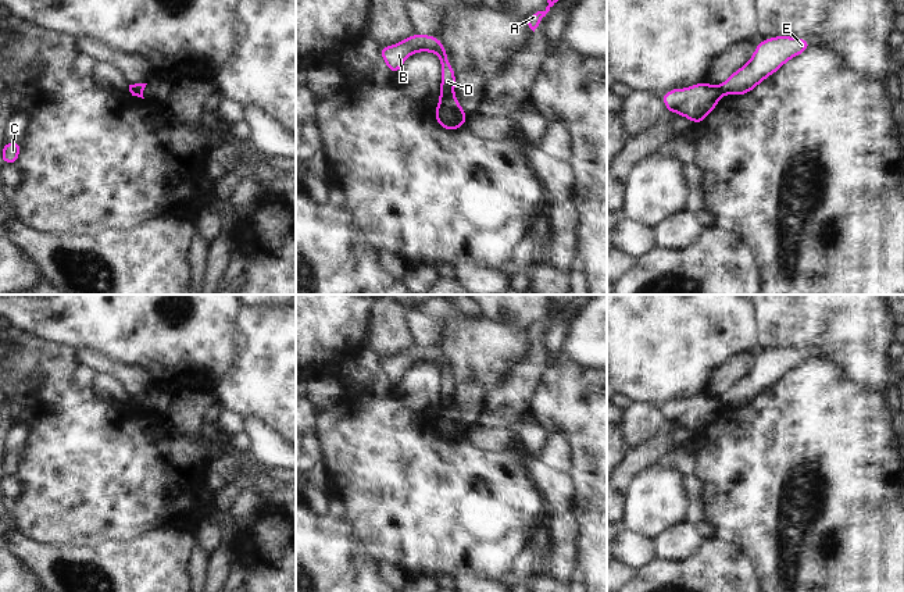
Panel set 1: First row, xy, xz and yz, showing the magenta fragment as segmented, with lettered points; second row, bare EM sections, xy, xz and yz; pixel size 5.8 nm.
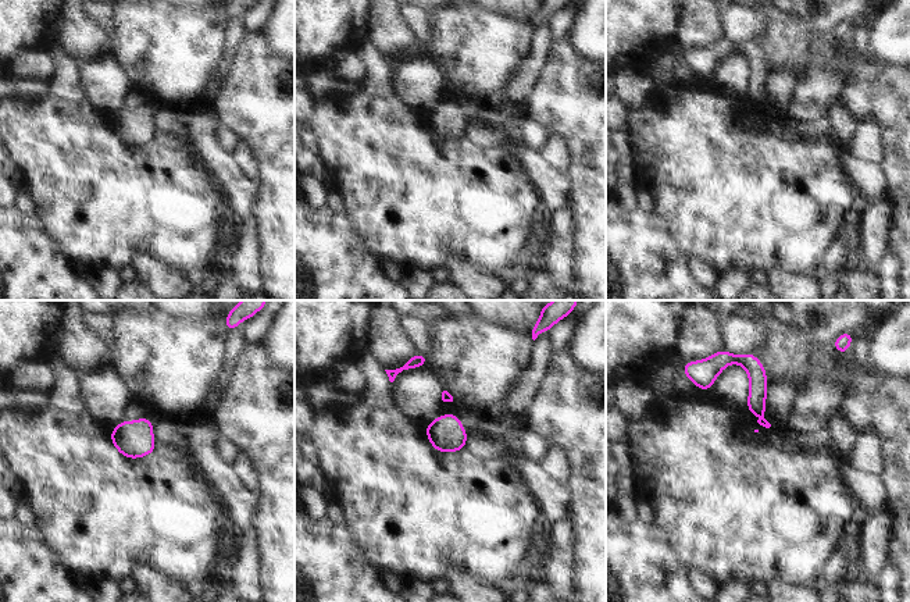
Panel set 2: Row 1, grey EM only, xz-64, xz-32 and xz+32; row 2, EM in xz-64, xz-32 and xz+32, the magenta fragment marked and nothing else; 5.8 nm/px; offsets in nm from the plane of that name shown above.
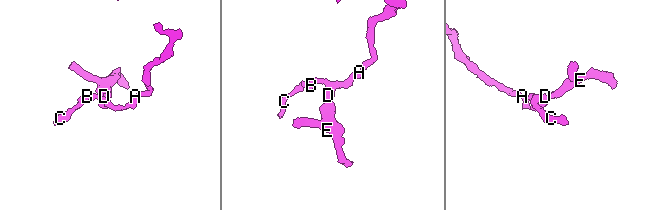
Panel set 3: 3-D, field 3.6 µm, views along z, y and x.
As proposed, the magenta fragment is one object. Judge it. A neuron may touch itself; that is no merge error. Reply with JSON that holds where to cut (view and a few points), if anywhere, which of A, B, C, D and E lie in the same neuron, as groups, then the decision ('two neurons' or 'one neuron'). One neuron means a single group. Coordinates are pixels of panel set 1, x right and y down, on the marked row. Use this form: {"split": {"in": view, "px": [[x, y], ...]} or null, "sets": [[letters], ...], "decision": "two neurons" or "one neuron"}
{"split": {"in": "xz", "px": [[452, 93], [440, 96]]}, "sets": [["A", "B", "C", "D"], ["E"]], "decision": "two neurons"}

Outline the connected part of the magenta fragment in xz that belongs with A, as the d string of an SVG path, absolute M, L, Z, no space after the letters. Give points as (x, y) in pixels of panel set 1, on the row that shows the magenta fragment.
M547 0L549 6L544 11L537 11L529 15L528 25L535 32L535 29L539 26L540 21L546 17L546 14L550 11L550 8L557 4L558 0Z

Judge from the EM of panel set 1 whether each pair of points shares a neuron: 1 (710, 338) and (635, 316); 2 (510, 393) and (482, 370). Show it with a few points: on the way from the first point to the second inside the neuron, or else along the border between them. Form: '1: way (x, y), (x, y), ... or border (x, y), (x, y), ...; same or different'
1: way (692, 320), (688, 316), (653, 316); same
2: border (522, 360), (485, 398); different

